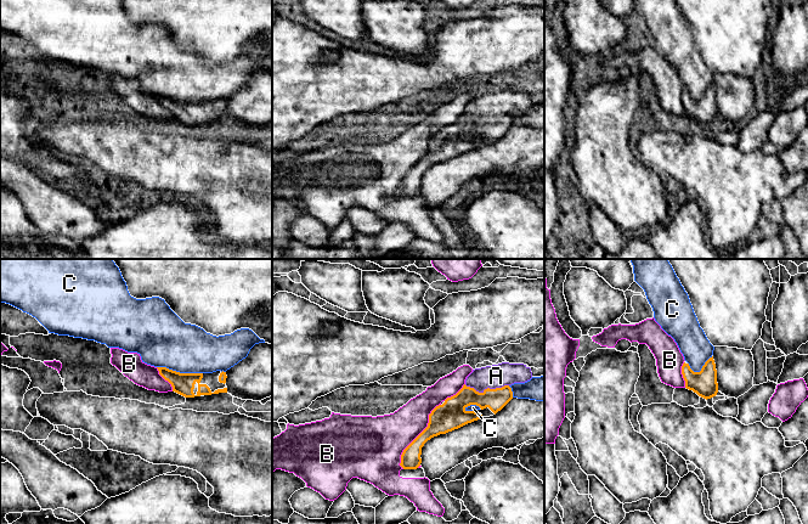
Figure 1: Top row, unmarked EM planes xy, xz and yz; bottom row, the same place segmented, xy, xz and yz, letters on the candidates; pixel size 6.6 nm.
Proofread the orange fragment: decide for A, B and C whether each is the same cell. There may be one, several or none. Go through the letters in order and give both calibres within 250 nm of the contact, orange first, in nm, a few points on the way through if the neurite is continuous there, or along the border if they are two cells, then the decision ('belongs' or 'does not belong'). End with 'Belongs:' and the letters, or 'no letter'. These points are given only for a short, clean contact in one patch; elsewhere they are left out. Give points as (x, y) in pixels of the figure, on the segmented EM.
A: 150 nm thick on the orange side, 160 nm on the other; runs through xz (453, 407), (467, 395), (486, 389), (496, 376); belongs
B: 190 nm thick on the orange side, 320 nm on the other; does not belong
C: 140 nm thick on the orange side, 360 nm on the other; does not belong
Belongs: A

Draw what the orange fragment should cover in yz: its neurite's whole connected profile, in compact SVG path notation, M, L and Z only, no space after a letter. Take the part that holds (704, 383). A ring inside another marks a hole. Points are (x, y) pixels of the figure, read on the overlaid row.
M713 356L702 366L700 372L694 372L689 364L683 364L682 374L685 388L693 390L704 399L711 399L718 393L717 370Z

